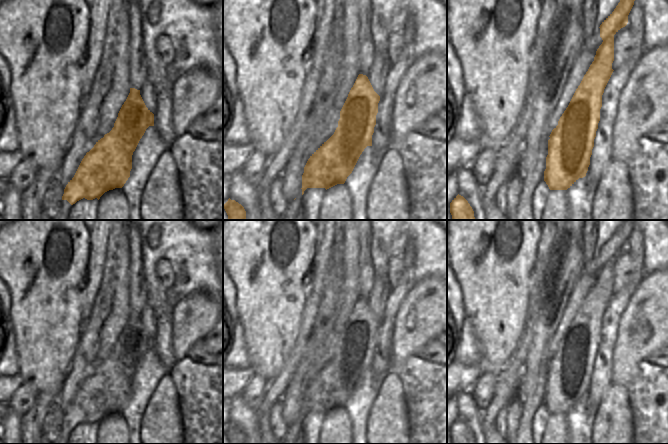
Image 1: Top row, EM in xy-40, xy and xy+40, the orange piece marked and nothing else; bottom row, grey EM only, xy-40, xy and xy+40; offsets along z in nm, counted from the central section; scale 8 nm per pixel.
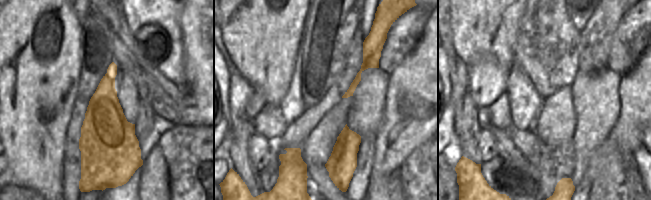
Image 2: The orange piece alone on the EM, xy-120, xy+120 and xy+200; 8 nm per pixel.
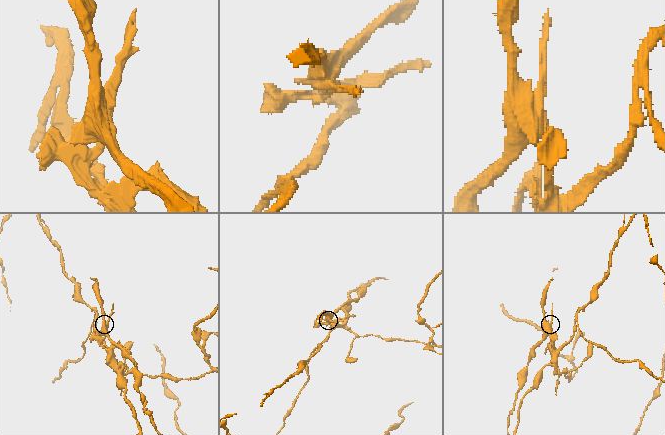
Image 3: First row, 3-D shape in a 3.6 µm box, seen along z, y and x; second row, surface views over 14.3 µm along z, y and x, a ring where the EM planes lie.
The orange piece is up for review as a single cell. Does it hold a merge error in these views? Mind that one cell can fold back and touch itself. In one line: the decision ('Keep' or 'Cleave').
Cleave

